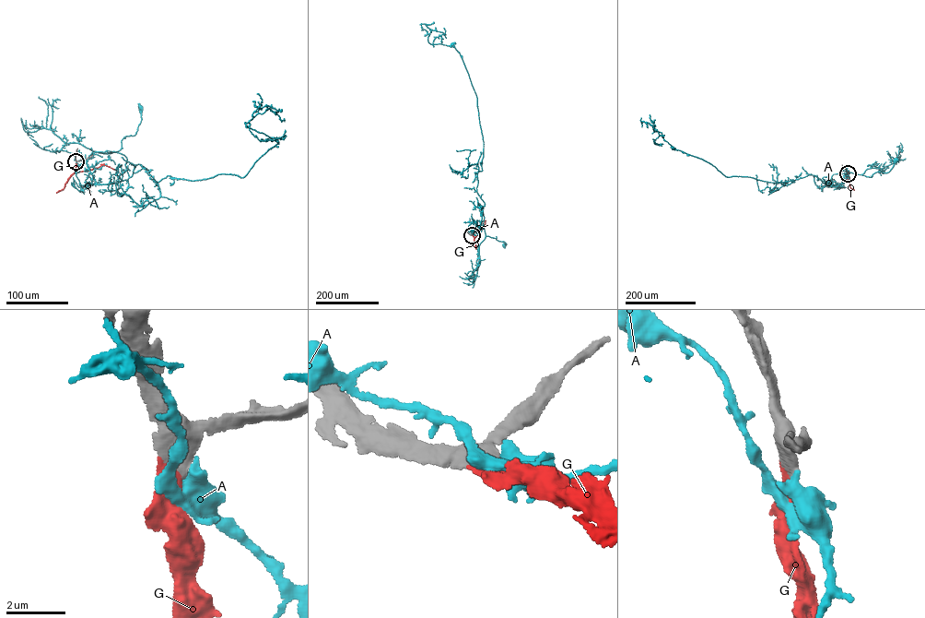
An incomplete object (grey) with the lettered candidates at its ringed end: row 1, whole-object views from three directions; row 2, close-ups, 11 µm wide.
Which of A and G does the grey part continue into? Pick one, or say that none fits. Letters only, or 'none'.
G

